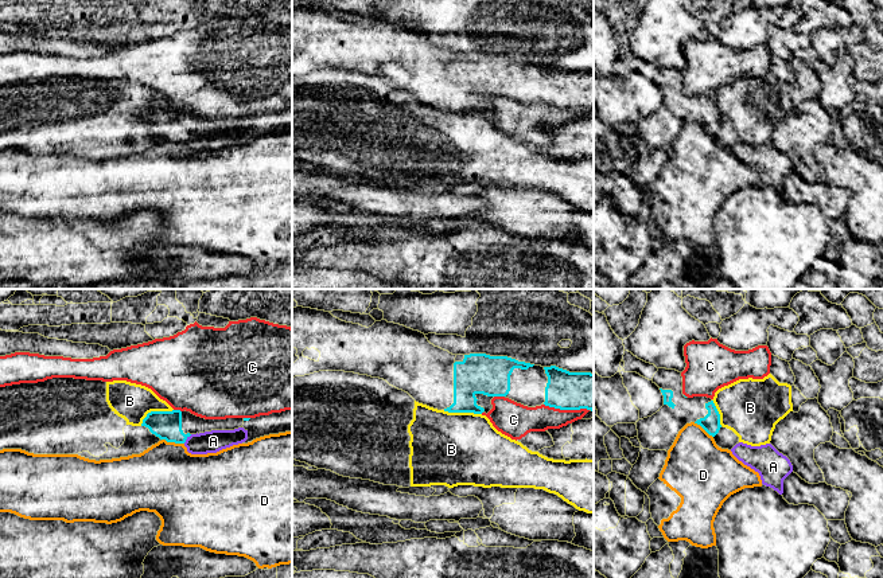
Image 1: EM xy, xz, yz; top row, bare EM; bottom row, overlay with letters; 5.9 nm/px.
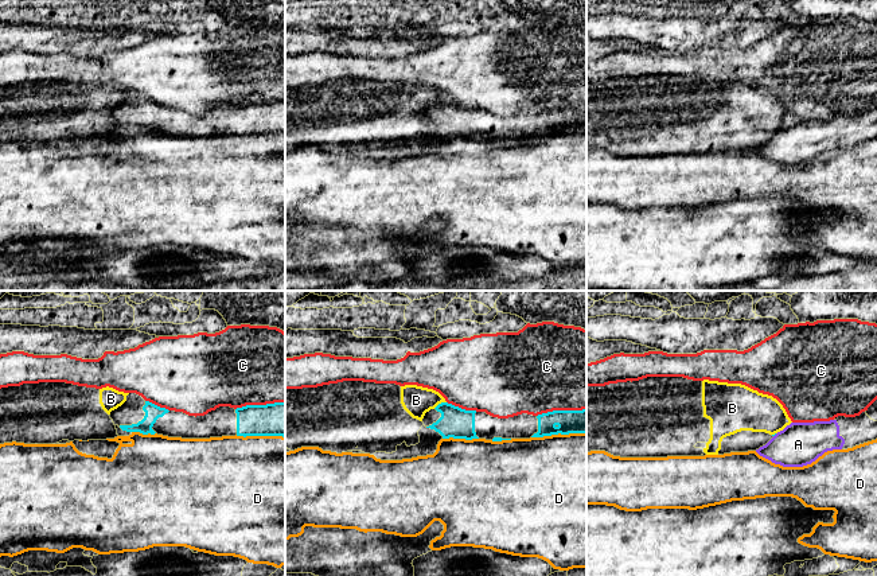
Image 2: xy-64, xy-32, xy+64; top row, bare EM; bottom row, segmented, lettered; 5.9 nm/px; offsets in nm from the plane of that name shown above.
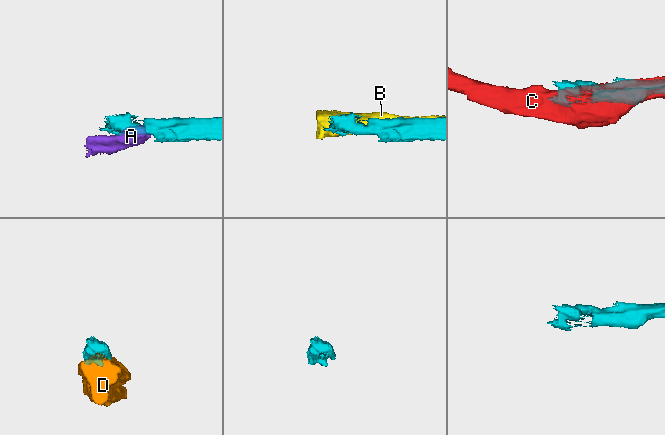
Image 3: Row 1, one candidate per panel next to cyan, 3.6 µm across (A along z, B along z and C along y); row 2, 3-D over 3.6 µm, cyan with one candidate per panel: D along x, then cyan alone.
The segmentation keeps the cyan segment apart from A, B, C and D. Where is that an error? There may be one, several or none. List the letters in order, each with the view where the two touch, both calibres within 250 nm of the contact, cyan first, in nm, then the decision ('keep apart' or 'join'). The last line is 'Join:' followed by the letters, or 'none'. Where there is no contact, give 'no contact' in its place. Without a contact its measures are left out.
A: contact in xy; calibres 180 and 130 nm; keep apart
B: contact in xy; calibres 180 and 220 nm; keep apart
C: contact in xz; calibres 220 and 160 nm; keep apart
D: contact in xy; calibres 180 and 420 nm; keep apart
Join: none

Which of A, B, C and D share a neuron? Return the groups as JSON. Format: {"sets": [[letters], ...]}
{"sets": [["A"], ["B"], ["C"], ["D"]]}

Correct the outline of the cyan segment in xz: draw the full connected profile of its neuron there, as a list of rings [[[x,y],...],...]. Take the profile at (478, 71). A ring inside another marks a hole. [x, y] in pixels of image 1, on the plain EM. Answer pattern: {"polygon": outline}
{"polygon": [[[296,5],[292,7],[292,77],[319,70],[345,70],[386,79],[390,85],[408,91],[416,101],[448,112],[489,112],[494,95],[505,95],[528,106],[549,105],[560,109],[587,108],[594,110],[594,73],[569,71],[556,65],[541,66],[507,55],[486,52],[464,54],[462,60],[428,40],[424,32],[386,19],[366,27],[346,22],[330,11]]]}

